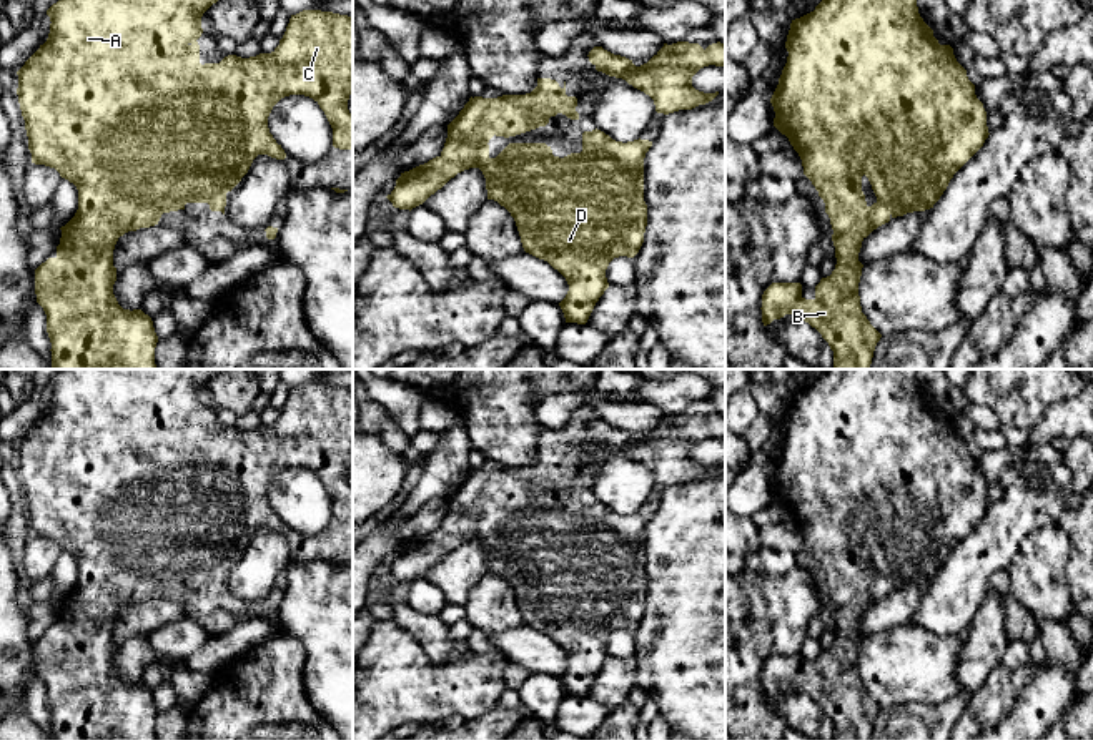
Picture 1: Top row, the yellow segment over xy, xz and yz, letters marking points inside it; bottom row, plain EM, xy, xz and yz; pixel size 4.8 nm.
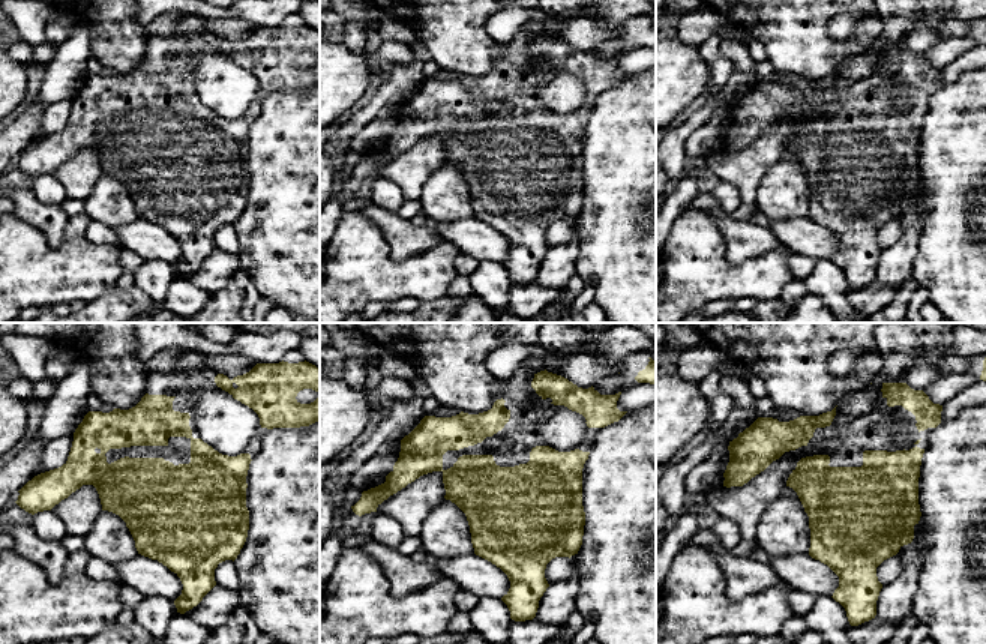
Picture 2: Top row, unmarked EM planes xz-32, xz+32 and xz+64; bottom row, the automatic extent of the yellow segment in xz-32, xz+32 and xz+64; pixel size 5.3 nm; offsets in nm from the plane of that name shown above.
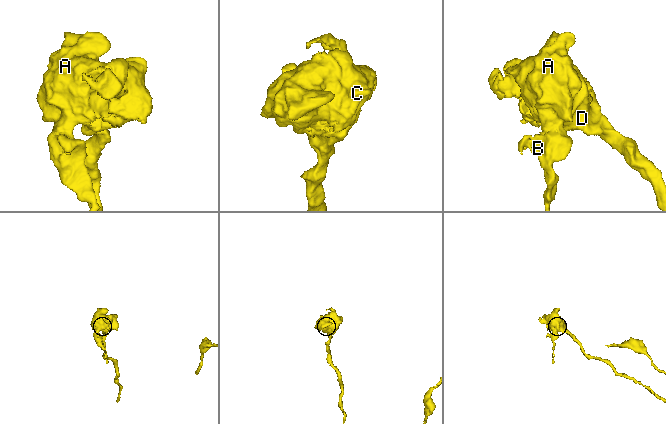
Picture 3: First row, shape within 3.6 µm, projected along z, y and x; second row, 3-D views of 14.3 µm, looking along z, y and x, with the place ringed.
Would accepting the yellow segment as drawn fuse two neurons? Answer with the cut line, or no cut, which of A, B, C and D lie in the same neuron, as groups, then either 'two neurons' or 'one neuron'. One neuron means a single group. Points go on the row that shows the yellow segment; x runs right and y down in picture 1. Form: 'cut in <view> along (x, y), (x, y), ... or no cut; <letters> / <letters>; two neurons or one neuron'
no cut; A B C D; one neuron

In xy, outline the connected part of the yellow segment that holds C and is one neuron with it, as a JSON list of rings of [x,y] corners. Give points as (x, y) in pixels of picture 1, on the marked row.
[[[58,0],[47,10],[52,22],[47,42],[40,45],[17,72],[17,95],[25,120],[32,163],[55,168],[62,178],[73,183],[78,190],[78,210],[75,216],[60,228],[62,238],[57,246],[57,256],[48,258],[35,269],[35,294],[37,303],[47,314],[53,369],[156,369],[155,348],[158,336],[151,318],[141,309],[123,309],[113,294],[113,284],[116,281],[116,268],[113,266],[115,244],[125,233],[155,226],[163,213],[185,210],[186,203],[208,203],[211,211],[221,211],[225,215],[226,193],[241,181],[258,155],[268,155],[276,160],[286,158],[284,150],[276,143],[268,128],[268,116],[281,98],[289,95],[313,98],[333,128],[333,146],[353,150],[353,115],[348,110],[348,100],[353,90],[353,17],[321,10],[303,10],[291,15],[279,45],[271,53],[260,53],[250,58],[228,55],[220,63],[201,65],[200,45],[196,42],[203,33],[201,17],[216,2],[218,0]]]

